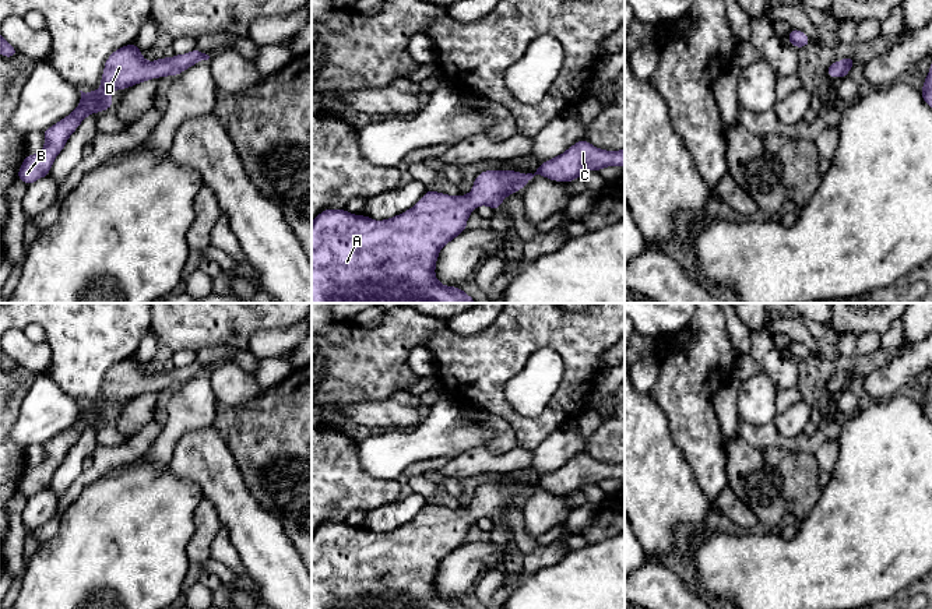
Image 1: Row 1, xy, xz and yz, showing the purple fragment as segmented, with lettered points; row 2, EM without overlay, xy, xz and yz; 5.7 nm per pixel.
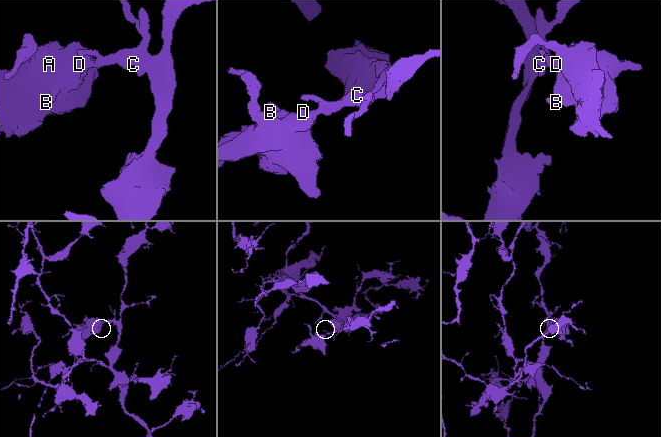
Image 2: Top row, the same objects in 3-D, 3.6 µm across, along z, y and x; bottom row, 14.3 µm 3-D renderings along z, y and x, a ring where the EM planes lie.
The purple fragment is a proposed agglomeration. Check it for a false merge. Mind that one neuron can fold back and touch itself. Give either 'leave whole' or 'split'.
leave whole

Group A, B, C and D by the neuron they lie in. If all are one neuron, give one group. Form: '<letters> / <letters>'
A B C D

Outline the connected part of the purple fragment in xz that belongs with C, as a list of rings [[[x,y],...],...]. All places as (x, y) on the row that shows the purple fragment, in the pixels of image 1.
[[[580,140],[556,158],[542,162],[534,175],[483,170],[465,197],[428,189],[411,210],[384,221],[327,208],[312,222],[312,303],[476,303],[461,288],[442,285],[435,275],[439,251],[467,230],[471,212],[479,205],[499,211],[502,201],[523,190],[535,175],[570,183],[585,170],[599,172],[606,166],[625,168],[625,149],[599,149]]]

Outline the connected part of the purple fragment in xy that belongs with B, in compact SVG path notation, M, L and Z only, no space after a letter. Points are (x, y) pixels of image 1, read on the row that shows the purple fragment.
M136 43L116 49L105 61L101 78L102 87L96 91L91 89L89 94L80 91L78 108L42 131L45 137L43 149L36 155L27 154L17 177L29 186L38 179L49 176L53 161L66 147L68 137L77 130L81 122L91 113L112 109L113 101L109 95L112 91L124 91L129 87L155 77L175 77L196 63L208 59L208 54L193 49L186 54L175 54L170 59L159 57L151 63L141 56L141 49Z

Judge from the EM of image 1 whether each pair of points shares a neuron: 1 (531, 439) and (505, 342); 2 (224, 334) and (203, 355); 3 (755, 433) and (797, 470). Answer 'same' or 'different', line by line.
1: same
2: different
3: different

